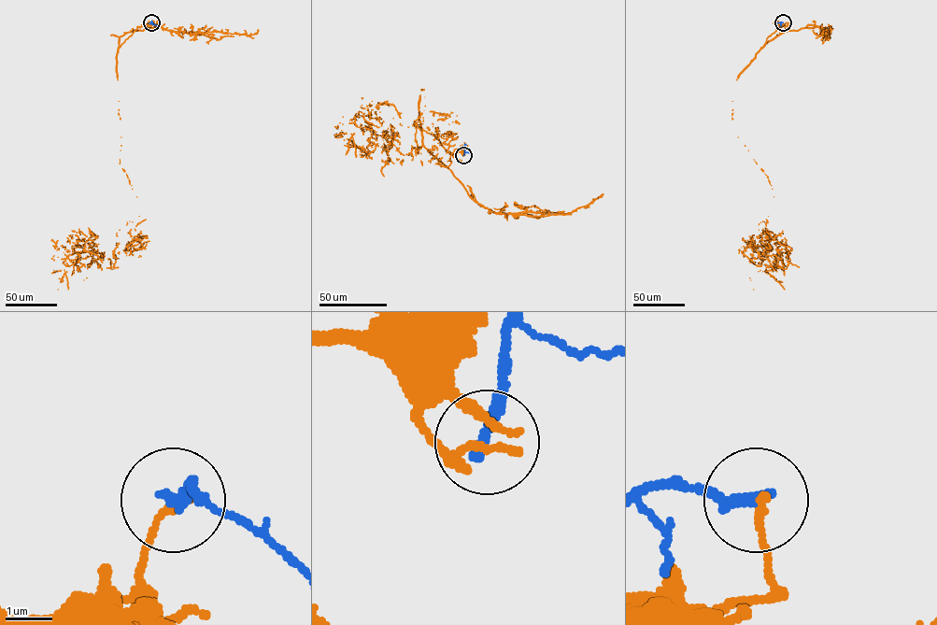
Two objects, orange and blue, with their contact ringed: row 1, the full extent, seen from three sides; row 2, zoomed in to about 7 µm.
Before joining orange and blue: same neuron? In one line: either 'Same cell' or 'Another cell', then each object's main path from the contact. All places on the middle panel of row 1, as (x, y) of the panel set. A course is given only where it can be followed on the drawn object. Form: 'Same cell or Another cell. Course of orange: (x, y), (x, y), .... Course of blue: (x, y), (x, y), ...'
Another cell. Course of orange: (463, 155), (421, 127), (424, 89), (441, 158), (380, 111). Course of blue: (463, 155), (464, 144)

